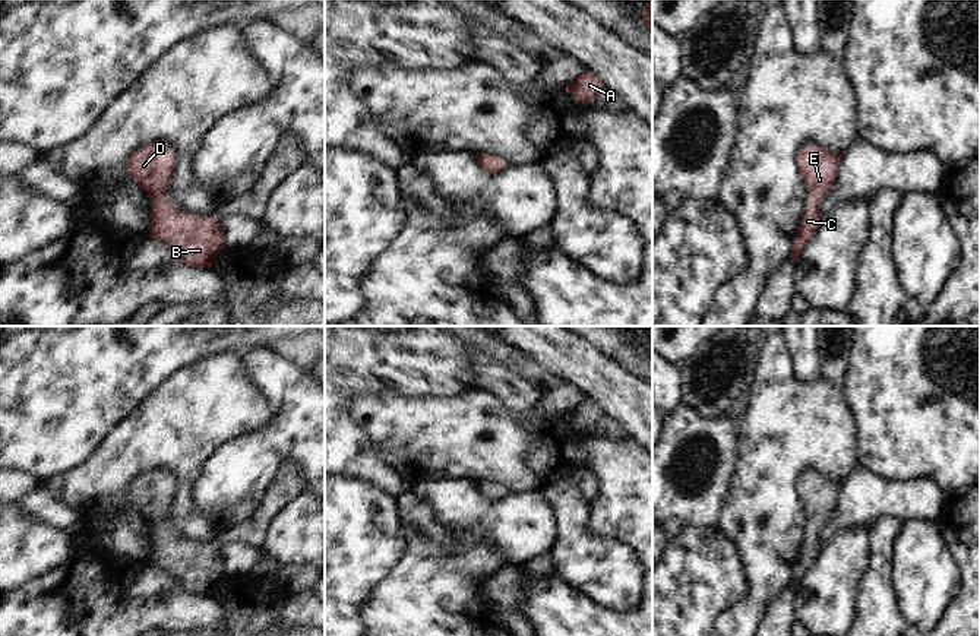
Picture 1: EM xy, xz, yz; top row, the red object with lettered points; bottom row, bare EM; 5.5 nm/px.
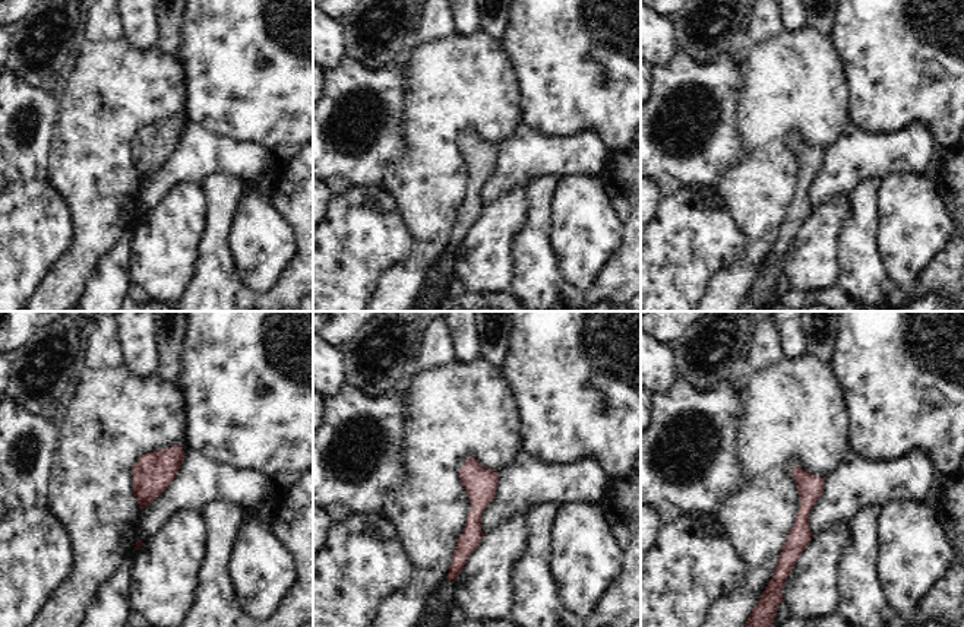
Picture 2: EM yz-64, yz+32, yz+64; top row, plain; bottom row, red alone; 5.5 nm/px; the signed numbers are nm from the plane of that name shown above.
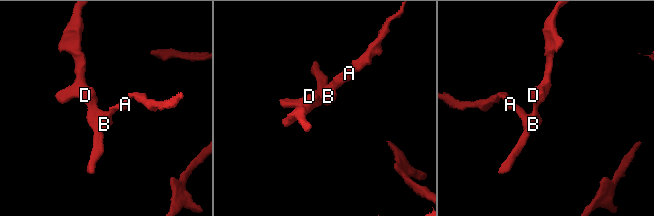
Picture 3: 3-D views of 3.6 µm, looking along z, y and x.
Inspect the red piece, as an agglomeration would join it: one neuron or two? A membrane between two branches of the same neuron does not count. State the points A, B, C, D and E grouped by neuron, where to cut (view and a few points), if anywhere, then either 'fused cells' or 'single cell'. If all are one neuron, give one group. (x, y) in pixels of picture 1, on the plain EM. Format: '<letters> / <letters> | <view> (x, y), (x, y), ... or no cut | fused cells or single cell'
A B C D E | no cut | single cell

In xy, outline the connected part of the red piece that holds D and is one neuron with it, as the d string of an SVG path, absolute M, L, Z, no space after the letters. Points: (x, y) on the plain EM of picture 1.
M149 471L130 482L129 503L152 526L152 544L149 561L177 579L180 586L192 595L211 597L212 588L222 579L224 559L214 544L181 540L176 537L164 520L176 497L177 488L168 472Z

